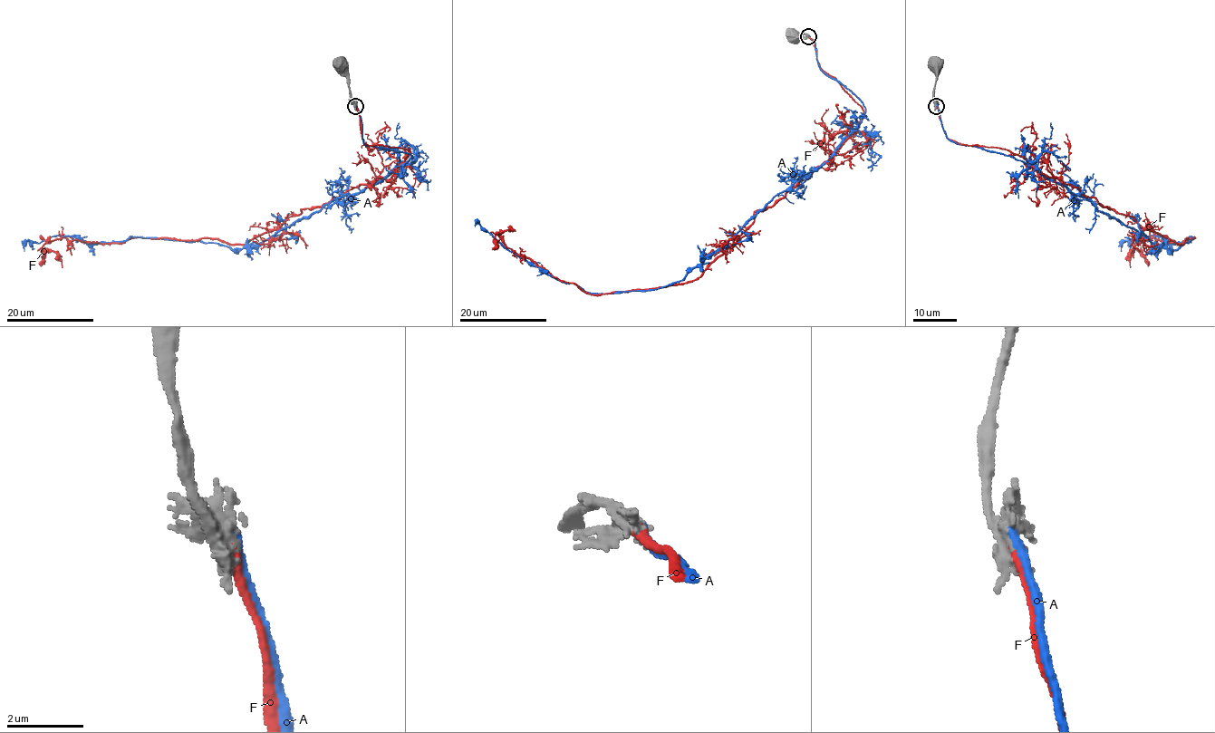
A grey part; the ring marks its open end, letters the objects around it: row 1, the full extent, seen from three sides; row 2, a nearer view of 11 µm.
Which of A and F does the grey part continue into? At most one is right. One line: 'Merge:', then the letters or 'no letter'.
Merge: no letter

